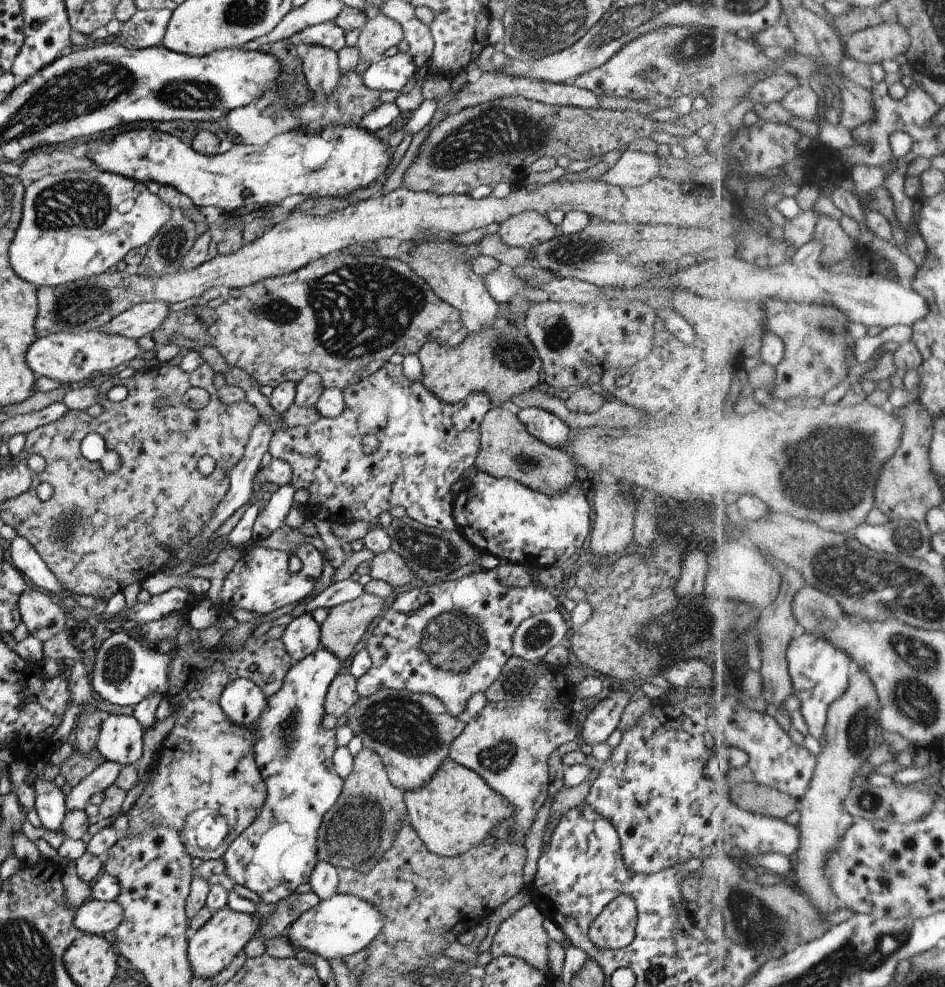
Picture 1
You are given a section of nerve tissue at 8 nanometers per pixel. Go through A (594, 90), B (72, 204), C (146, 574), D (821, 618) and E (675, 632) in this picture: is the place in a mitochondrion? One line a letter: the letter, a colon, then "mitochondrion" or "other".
A: other
B: mitochondrion
C: other
D: mitochondrion
E: mitochondrion

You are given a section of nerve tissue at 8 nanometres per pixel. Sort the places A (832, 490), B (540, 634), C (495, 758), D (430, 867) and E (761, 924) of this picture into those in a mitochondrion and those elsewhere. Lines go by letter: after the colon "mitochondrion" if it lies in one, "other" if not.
A: mitochondrion
B: mitochondrion
C: mitochondrion
D: other
E: mitochondrion

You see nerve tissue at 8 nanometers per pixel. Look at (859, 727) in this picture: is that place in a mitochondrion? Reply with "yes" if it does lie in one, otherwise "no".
yes

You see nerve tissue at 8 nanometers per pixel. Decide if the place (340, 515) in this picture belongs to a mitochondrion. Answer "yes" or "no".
no

